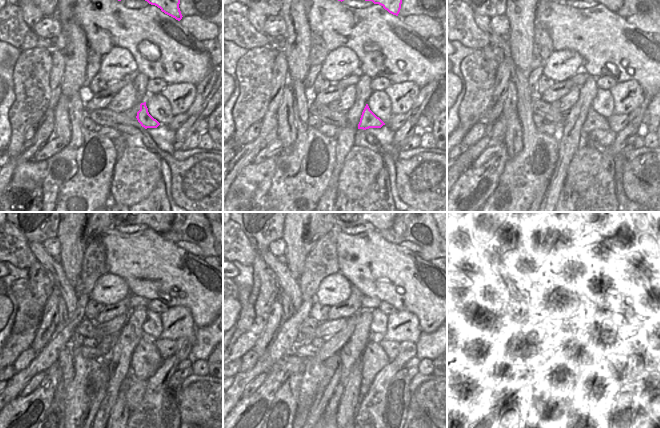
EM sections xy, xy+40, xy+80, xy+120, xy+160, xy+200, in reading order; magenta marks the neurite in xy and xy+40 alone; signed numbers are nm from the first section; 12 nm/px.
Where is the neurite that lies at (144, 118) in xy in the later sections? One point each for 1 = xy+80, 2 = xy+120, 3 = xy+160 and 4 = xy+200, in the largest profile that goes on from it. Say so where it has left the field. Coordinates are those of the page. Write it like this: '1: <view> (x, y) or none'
1: xy+80 (594, 120)
2: xy+120 (146, 360)
3: xy+160 (373, 359)
4: xy+200 (602, 359)

